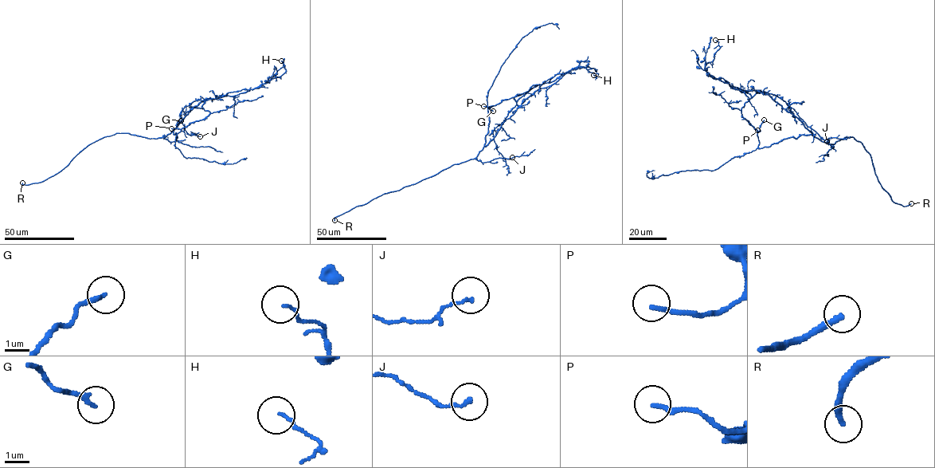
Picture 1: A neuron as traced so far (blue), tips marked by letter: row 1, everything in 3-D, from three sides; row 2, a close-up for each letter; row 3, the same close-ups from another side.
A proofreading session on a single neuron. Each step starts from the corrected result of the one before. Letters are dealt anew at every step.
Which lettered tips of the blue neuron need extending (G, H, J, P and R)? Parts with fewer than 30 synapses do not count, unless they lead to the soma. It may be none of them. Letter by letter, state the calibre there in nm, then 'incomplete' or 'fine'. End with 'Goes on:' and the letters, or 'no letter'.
G: calibre 200 nm; incomplete
H: calibre 100 nm; fine
J: calibre 120 nm; fine
P: calibre 180 nm; fine
R: calibre 260 nm; incomplete
Goes on: G, R

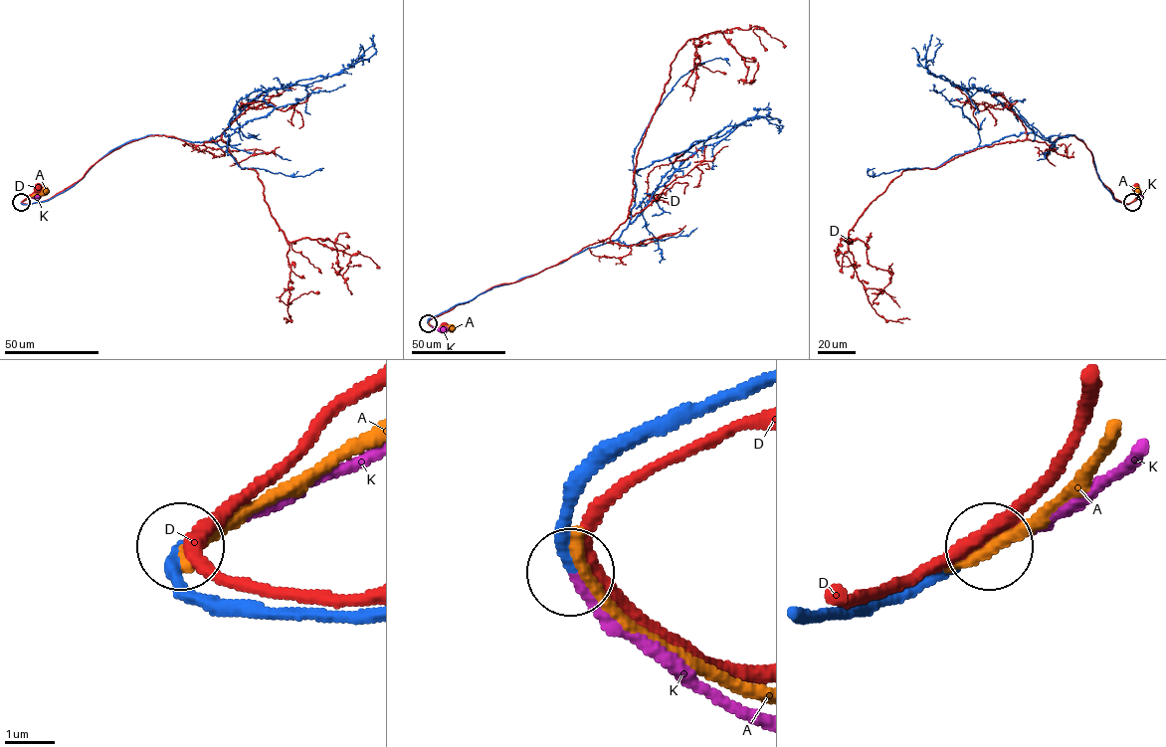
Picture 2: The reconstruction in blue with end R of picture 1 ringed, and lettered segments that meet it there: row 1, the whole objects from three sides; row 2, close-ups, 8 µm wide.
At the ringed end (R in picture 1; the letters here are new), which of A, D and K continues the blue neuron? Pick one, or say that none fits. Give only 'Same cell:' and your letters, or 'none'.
Same cell: K

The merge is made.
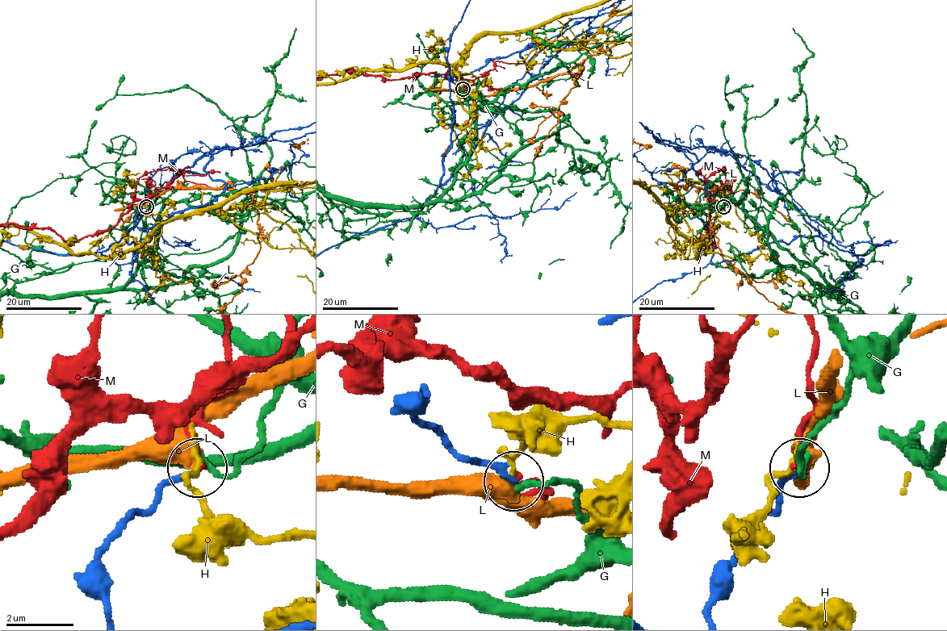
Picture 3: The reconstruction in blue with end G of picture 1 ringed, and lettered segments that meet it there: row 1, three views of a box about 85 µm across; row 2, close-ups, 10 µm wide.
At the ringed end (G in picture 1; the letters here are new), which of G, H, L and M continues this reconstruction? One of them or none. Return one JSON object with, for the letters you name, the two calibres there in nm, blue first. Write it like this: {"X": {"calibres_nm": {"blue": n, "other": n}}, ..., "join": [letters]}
{"join": []}

